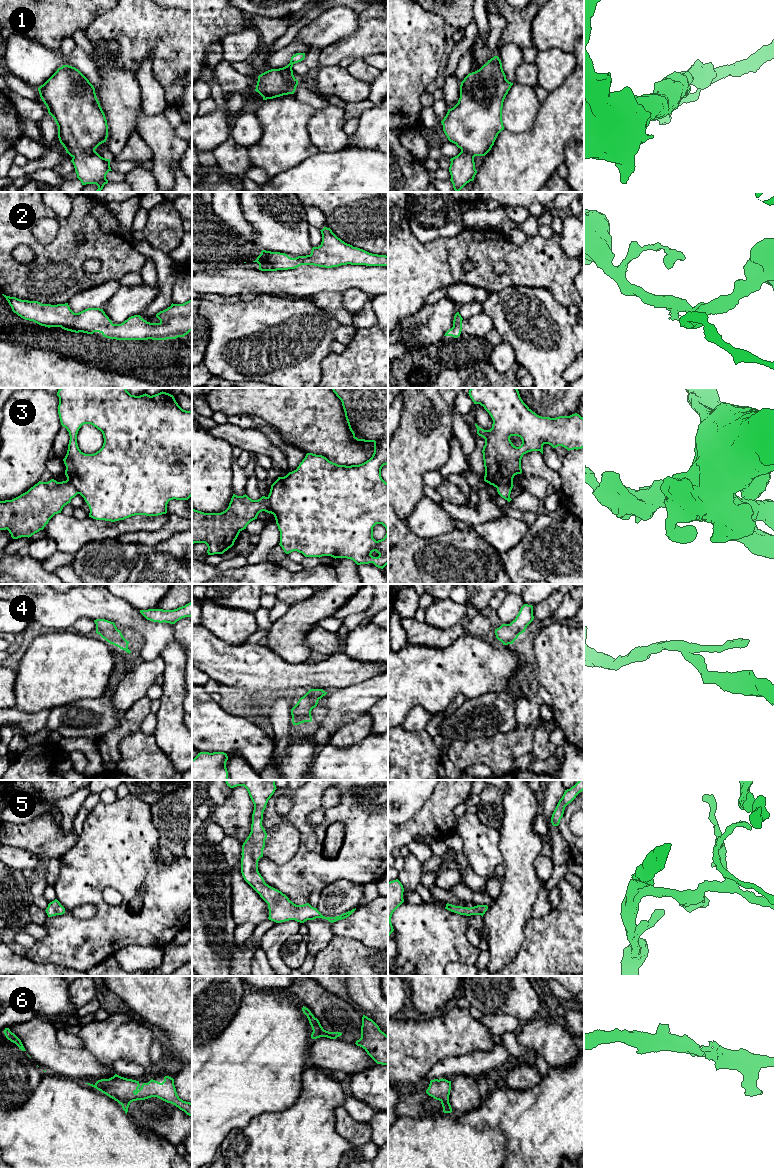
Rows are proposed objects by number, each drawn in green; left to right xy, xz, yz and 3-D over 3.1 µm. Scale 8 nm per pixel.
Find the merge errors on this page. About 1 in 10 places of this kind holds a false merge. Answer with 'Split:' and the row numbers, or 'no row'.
Split: 3

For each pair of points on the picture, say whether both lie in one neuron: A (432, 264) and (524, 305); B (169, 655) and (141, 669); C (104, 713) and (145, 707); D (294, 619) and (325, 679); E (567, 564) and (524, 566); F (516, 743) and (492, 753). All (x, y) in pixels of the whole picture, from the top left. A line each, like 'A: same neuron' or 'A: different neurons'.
A: different neurons
B: different neurons
C: different neurons
D: different neurons
E: same neuron
F: same neuron

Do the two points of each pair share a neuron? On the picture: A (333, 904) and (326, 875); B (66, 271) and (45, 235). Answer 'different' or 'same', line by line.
A: different
B: different

